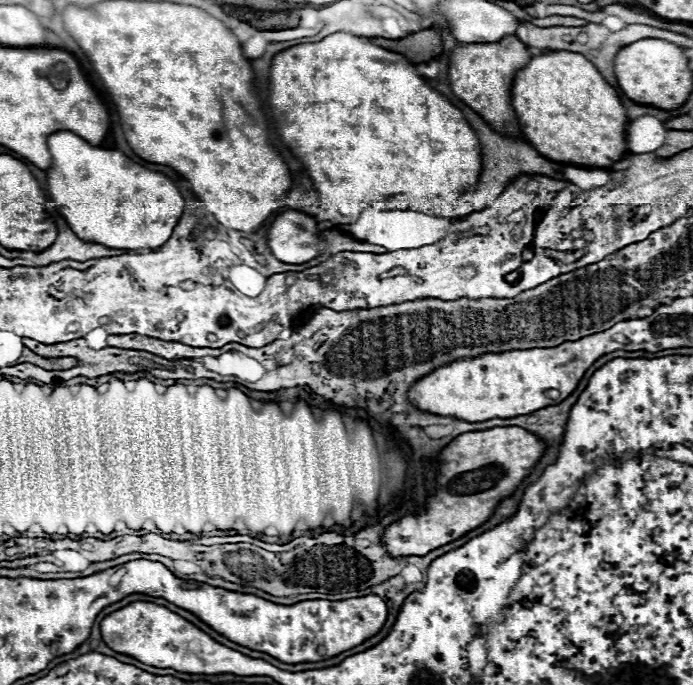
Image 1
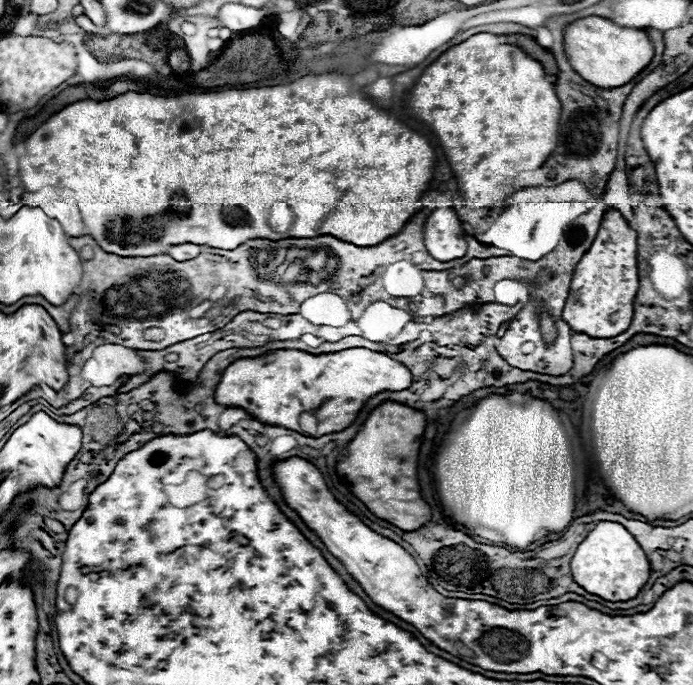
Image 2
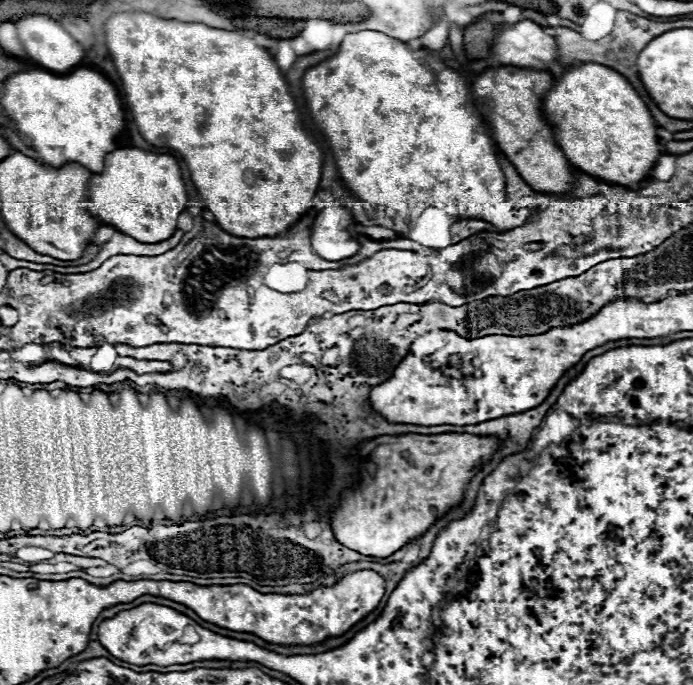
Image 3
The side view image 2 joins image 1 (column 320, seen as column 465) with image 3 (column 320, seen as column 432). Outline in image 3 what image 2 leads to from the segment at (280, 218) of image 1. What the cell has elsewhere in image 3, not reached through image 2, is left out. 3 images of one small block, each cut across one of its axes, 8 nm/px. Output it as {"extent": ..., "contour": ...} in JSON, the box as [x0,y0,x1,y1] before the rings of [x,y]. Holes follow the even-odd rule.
{"extent":[312,206,358,260],"contour":[[[326,206],[312,224],[312,248],[324,260],[344,260],[358,252],[358,230],[352,214],[340,206]]]}

